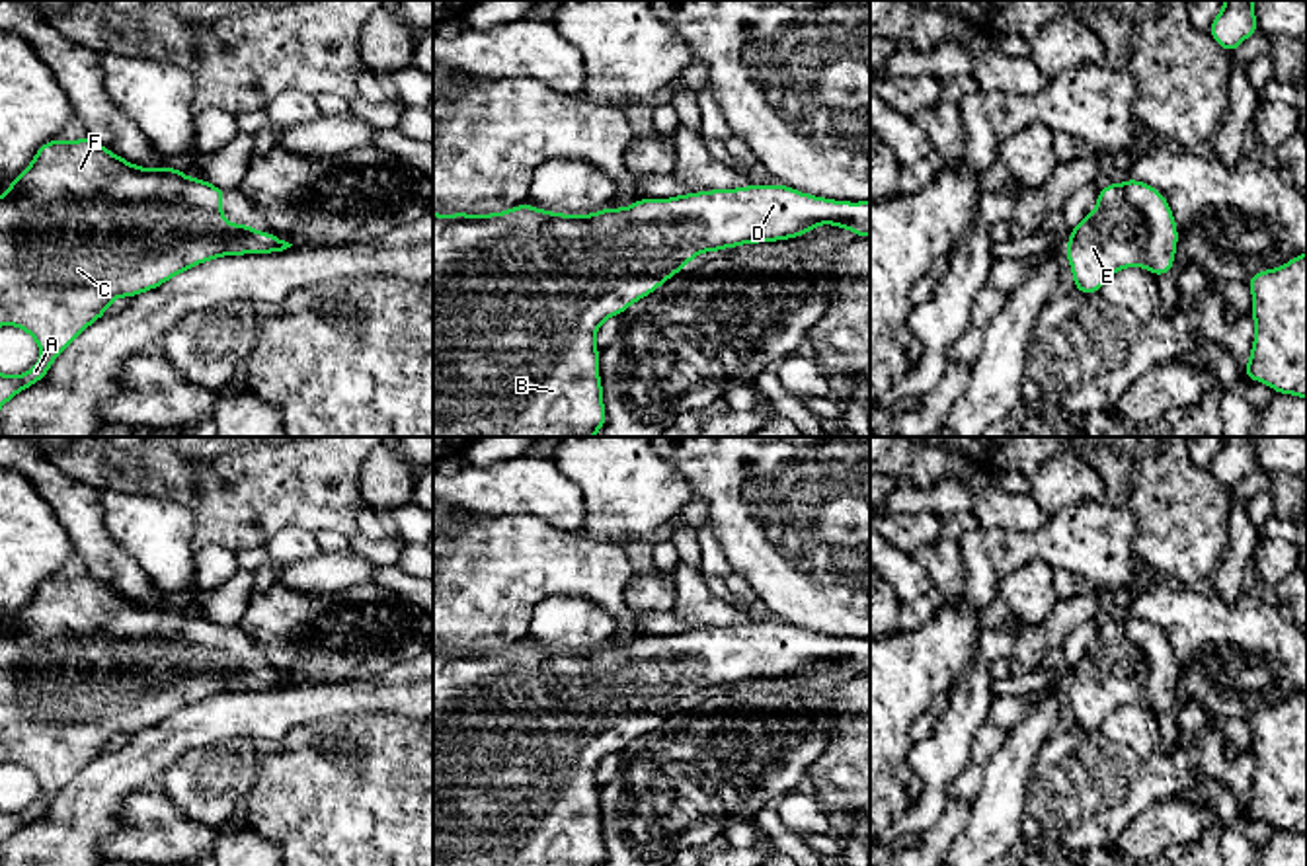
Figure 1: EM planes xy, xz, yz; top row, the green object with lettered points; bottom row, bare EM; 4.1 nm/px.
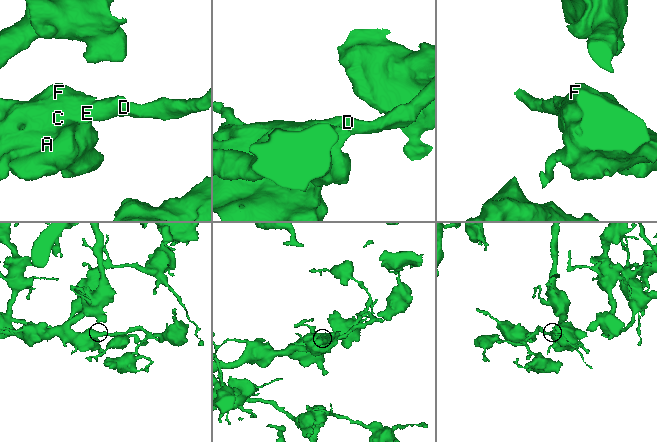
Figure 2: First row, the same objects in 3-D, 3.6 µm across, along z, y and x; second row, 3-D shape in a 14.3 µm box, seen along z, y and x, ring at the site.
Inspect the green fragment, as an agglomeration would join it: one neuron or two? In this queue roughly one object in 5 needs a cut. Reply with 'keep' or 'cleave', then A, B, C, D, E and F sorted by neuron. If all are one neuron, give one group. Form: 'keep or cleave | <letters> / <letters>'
keep | A B C D E F

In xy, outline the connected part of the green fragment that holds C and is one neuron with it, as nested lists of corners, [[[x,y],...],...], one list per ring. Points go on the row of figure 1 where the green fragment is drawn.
[[[84,137],[72,142],[62,142],[53,138],[37,148],[31,164],[12,181],[8,181],[10,191],[0,195],[0,328],[18,326],[25,330],[41,349],[41,359],[23,374],[8,376],[0,373],[0,406],[10,402],[21,390],[43,380],[53,365],[53,361],[96,320],[105,316],[107,306],[119,296],[137,296],[150,289],[156,289],[187,271],[193,265],[222,257],[222,256],[244,256],[244,254],[275,254],[291,248],[293,244],[273,236],[269,232],[256,232],[254,224],[232,224],[222,216],[222,197],[224,189],[207,183],[201,177],[187,177],[179,168],[140,168],[115,156],[109,148],[98,144],[94,138]]]

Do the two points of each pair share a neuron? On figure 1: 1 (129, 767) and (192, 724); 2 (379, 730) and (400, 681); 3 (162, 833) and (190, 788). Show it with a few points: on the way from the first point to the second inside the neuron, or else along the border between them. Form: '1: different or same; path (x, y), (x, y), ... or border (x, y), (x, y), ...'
1: same; path (145, 757), (176, 736)
2: different; border (412, 718), (365, 712), (340, 722)
3: different; border (158, 785), (192, 820), (217, 829)

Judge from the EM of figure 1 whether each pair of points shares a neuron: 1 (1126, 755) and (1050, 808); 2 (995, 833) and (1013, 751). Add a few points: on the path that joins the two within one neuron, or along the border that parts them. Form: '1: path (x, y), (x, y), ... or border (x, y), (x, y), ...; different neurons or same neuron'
1: path (1114, 777), (1087, 804), (1071, 804); same neuron
2: path (997, 814), (1007, 771); same neuron

